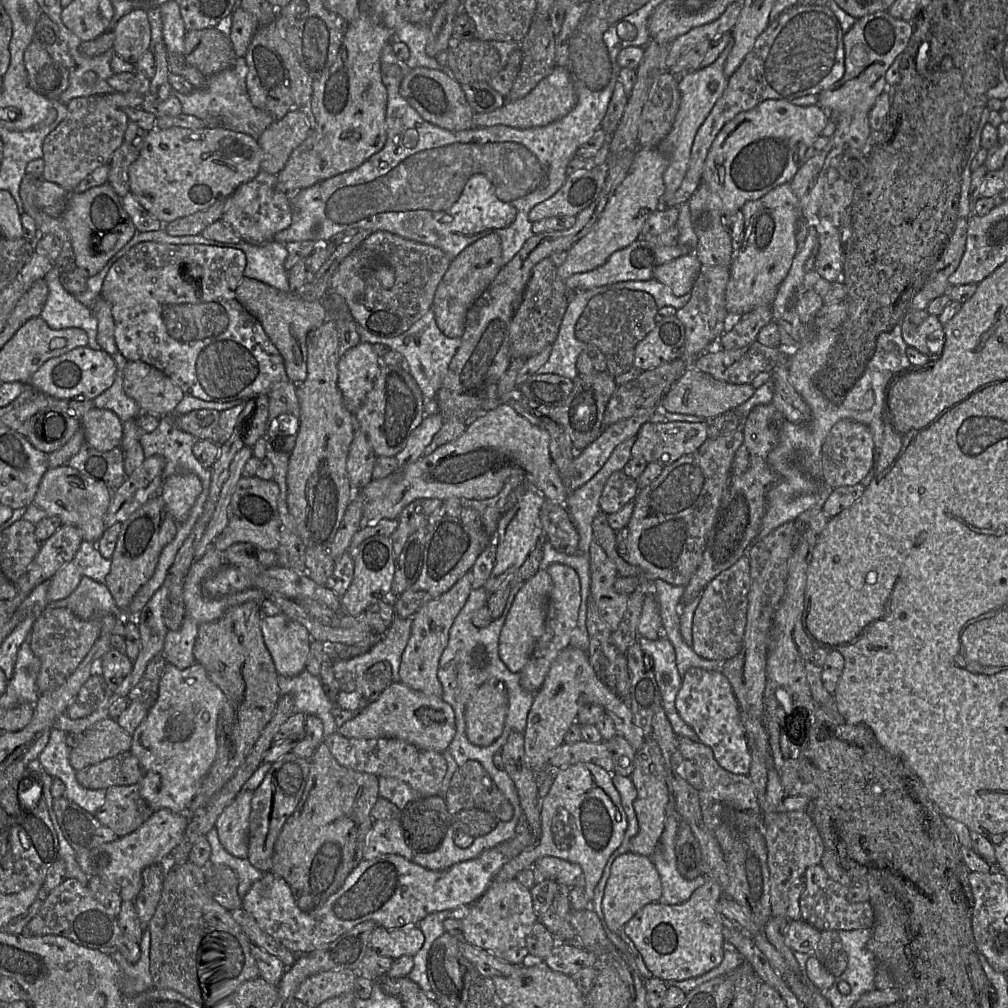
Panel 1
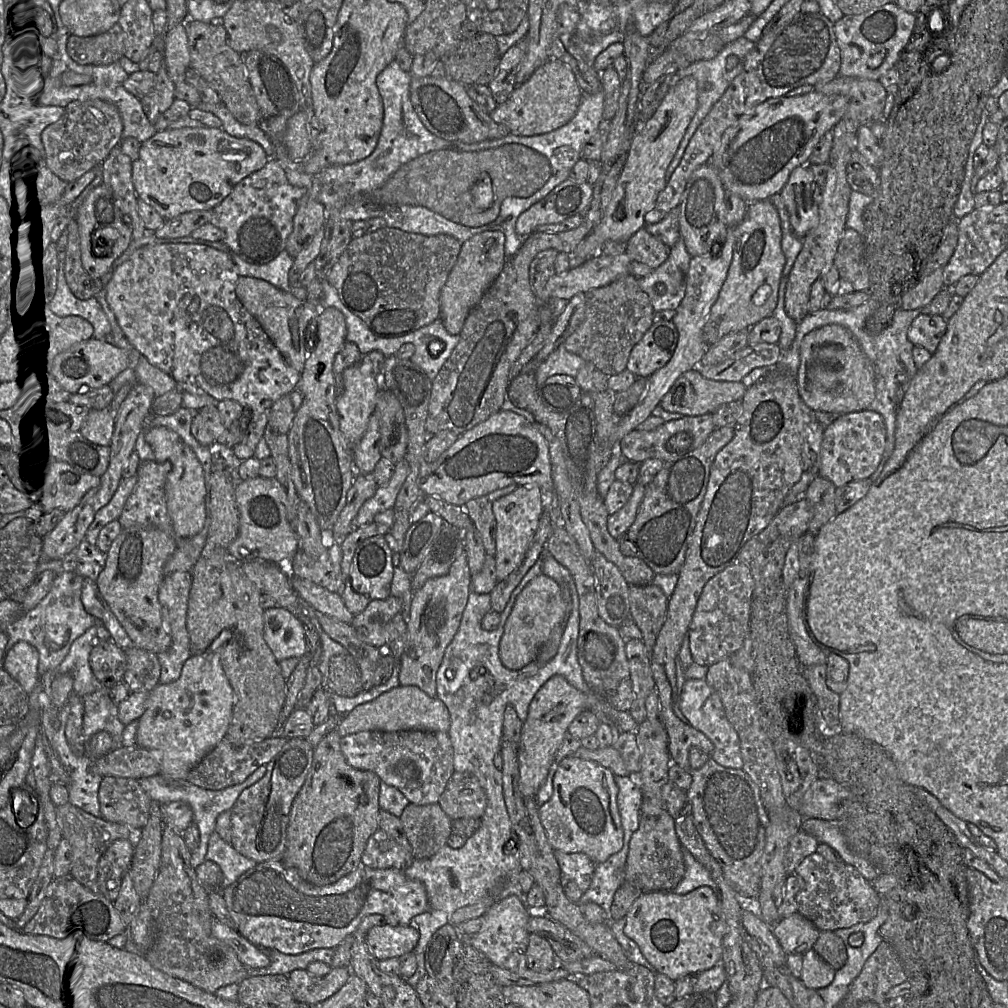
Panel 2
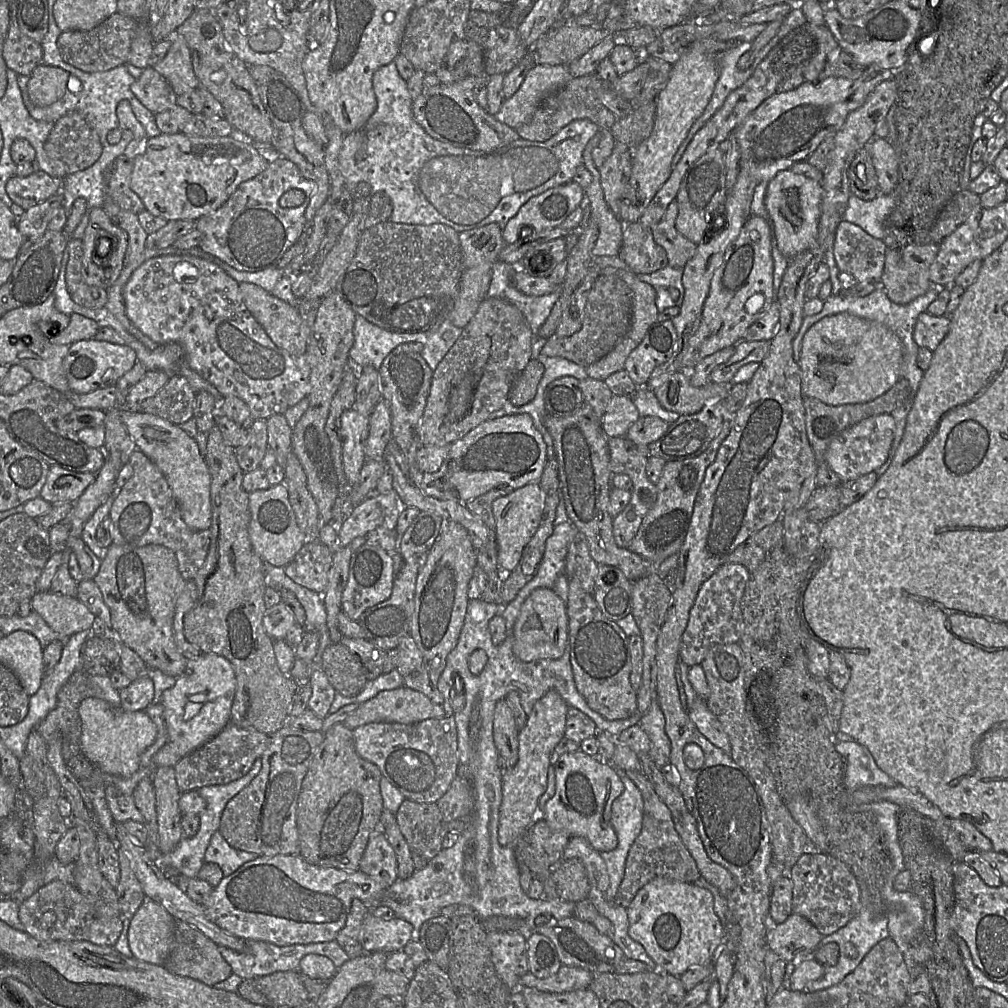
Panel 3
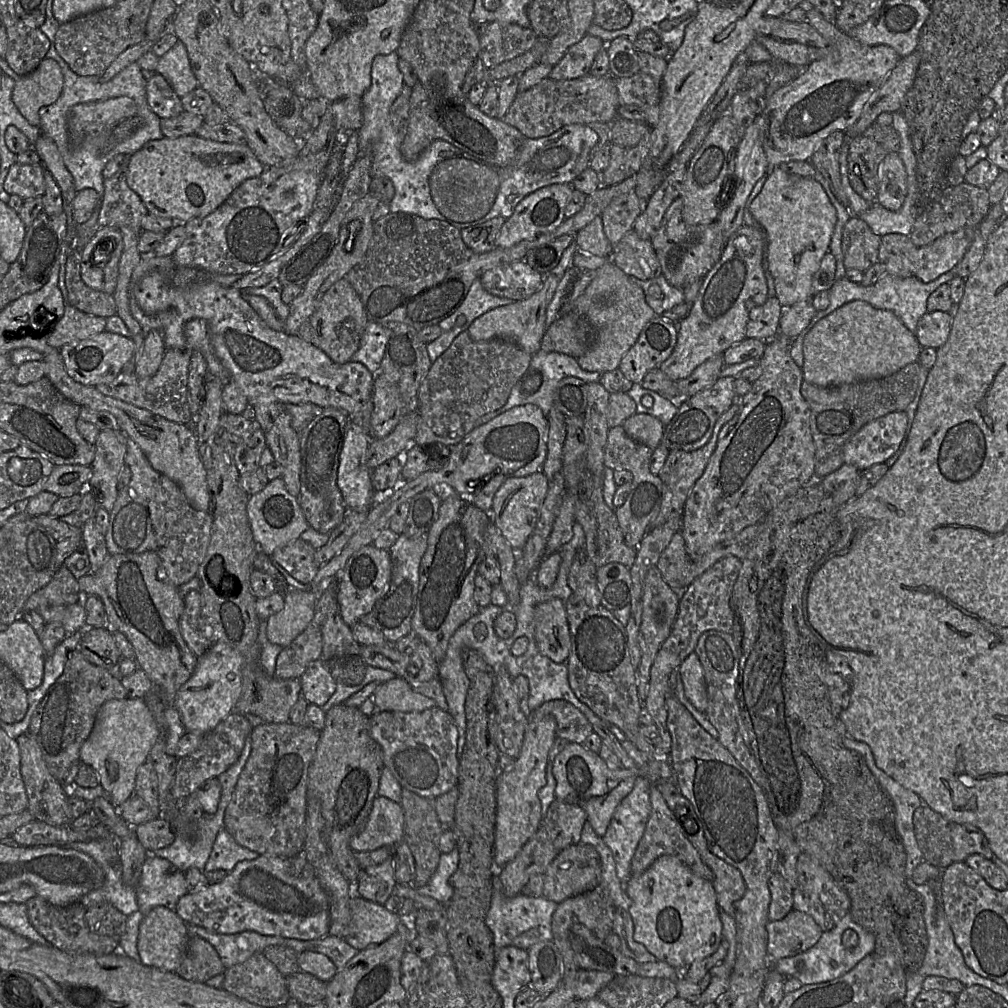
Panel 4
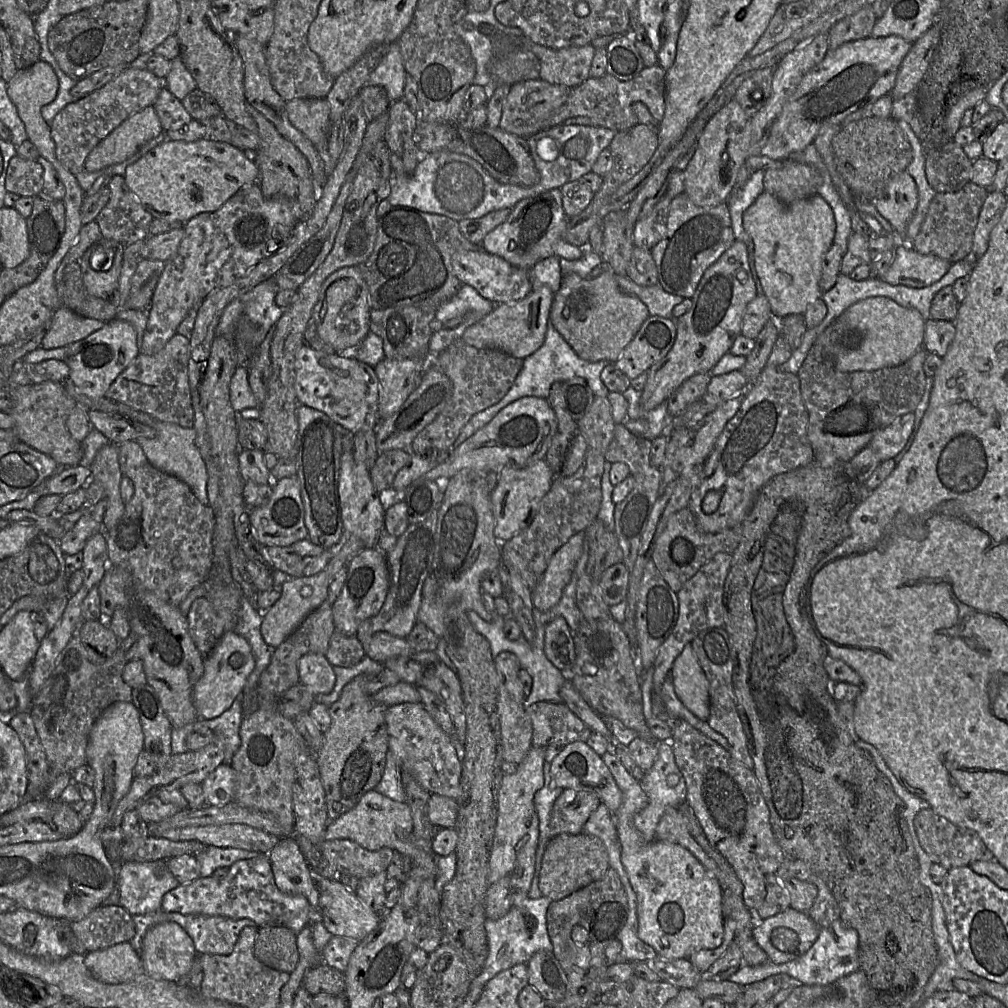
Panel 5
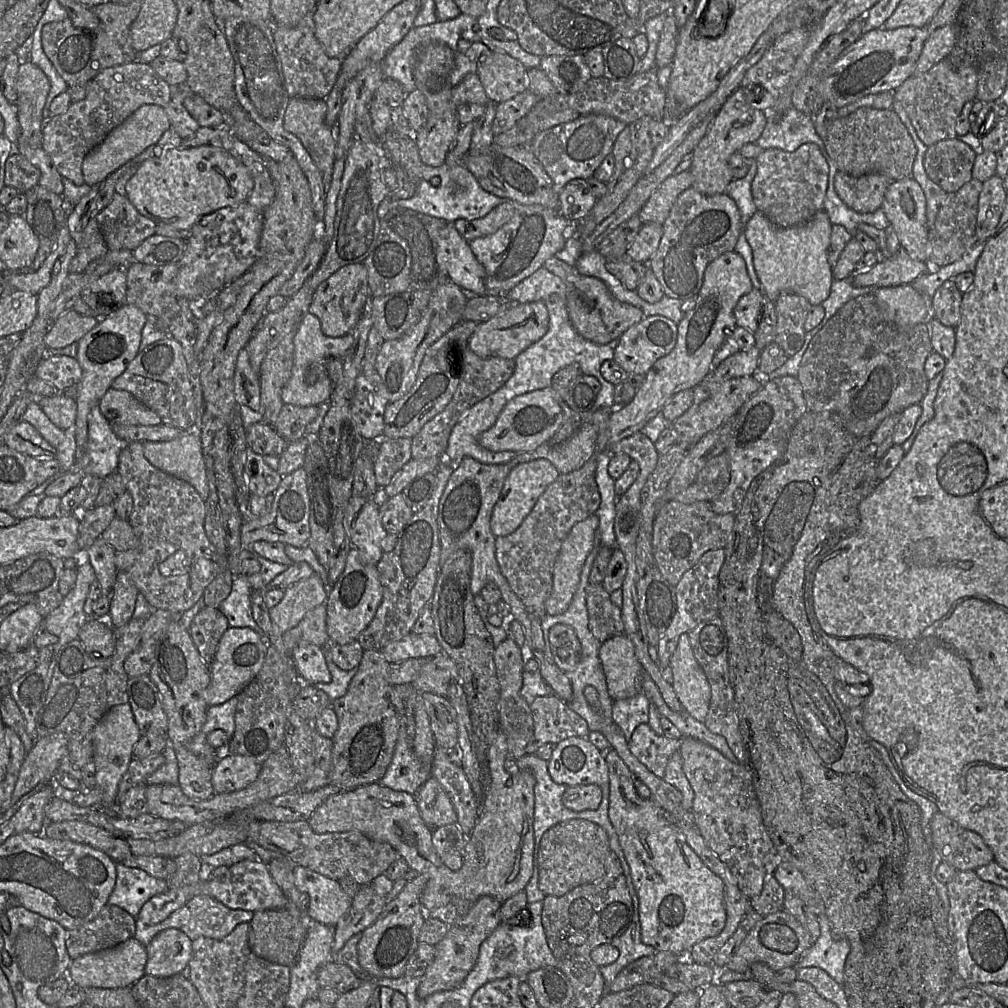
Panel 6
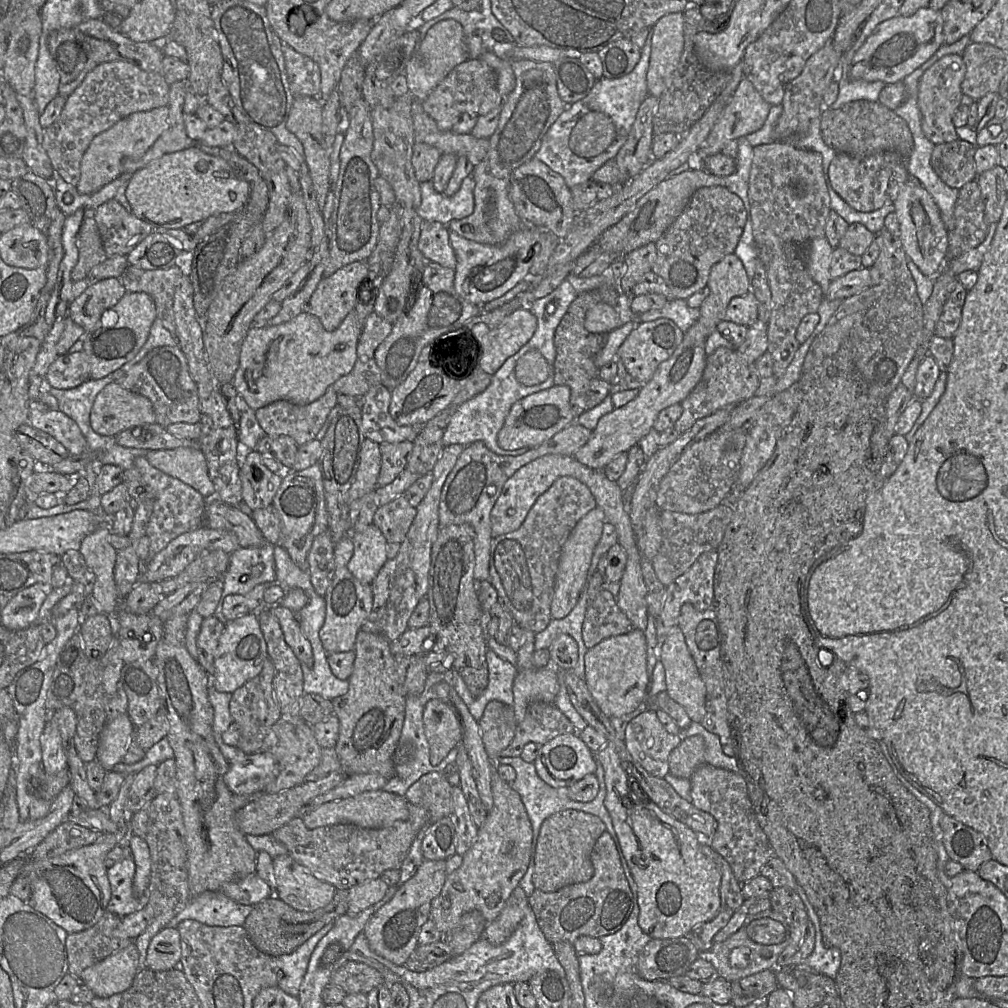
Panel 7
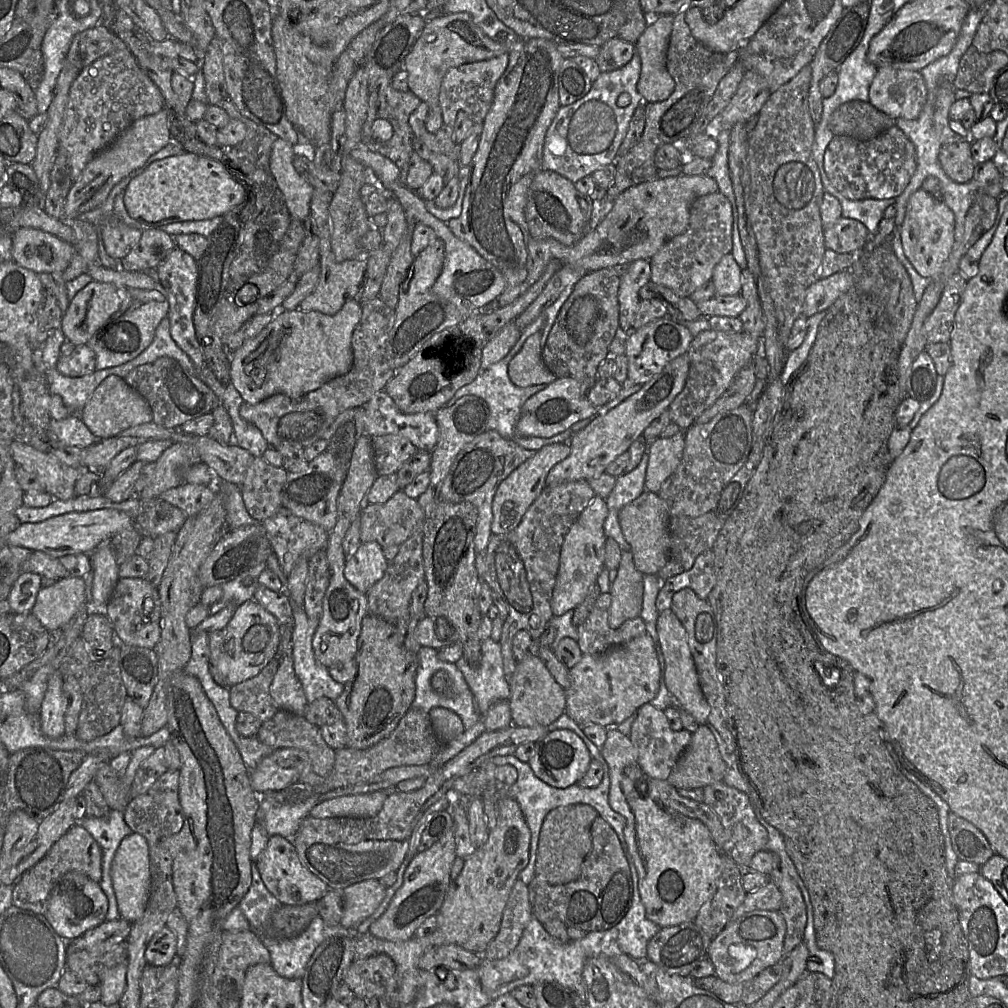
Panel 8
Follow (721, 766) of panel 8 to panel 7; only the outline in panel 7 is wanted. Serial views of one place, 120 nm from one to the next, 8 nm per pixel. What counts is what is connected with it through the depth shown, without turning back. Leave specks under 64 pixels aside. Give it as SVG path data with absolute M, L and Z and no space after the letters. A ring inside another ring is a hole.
M699 735L682 737L669 757L669 773L675 777L690 779L695 770L705 763L705 743Z

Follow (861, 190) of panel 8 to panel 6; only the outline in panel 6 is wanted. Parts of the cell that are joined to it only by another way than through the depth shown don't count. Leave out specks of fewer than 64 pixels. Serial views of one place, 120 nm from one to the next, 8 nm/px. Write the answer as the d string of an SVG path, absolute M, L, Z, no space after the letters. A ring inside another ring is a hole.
M837 171L834 178L839 198L858 213L871 213L880 209L890 183L886 176L878 173L855 177Z

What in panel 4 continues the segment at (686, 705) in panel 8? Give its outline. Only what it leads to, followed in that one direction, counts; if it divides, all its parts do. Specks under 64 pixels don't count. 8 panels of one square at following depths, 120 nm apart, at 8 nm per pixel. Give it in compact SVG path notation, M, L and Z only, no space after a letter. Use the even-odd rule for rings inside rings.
M692 652L677 669L684 694L690 703L701 713L707 709L707 691L703 667L696 653Z

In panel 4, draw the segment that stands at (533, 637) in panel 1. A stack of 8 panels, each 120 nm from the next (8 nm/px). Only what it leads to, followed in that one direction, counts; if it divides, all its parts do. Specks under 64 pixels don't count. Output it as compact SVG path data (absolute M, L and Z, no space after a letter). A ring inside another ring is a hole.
M554 598L538 604L534 610L534 629L539 652L555 663L566 663L571 636L565 602Z

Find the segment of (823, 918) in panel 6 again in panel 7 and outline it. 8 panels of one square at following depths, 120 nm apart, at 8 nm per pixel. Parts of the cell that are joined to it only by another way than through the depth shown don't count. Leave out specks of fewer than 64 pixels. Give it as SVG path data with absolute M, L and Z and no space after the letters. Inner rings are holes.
M800 885L796 888L796 892L803 900L803 904L809 914L809 919L816 931L814 949L810 956L804 960L804 963L813 971L827 975L835 980L841 963L840 950L824 944L820 920L813 905Z

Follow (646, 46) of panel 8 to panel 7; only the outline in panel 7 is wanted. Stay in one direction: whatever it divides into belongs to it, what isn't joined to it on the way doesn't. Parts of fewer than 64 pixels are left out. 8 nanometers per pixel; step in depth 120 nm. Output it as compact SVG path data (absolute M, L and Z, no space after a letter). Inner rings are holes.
M675 12L661 17L651 28L651 54L647 71L647 89L651 96L660 98L672 83L684 50L684 16Z

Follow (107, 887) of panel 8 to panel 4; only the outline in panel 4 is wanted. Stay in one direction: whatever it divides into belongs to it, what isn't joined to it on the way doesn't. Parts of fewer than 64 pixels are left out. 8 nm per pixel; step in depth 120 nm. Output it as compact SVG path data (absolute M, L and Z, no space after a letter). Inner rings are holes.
M153 854L142 865L135 892L139 912L144 915L156 906L175 912L179 899L188 893L184 873Z

